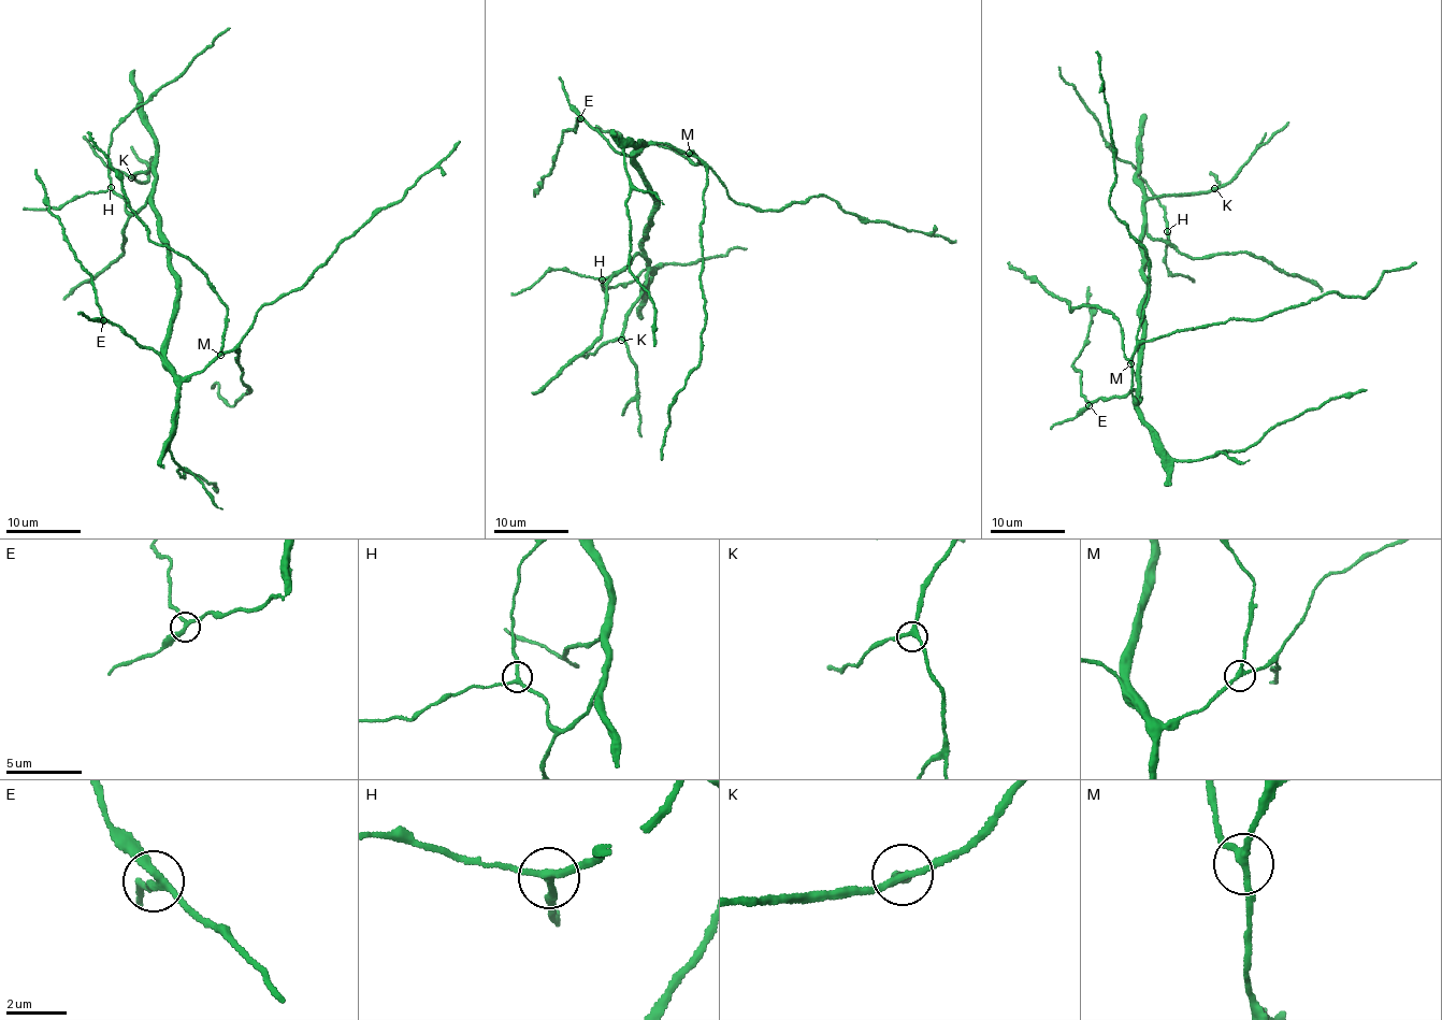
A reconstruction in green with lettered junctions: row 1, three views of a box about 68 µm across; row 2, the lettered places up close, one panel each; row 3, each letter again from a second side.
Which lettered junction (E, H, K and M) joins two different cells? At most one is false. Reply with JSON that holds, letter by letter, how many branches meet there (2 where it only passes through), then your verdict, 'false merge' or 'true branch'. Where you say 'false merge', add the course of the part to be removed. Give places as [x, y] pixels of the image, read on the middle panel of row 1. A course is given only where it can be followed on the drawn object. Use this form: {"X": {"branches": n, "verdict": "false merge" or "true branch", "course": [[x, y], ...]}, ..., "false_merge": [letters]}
{"E": {"branches": 3, "verdict": "true branch"}, "H": {"branches": 3, "verdict": "true branch"}, "K": {"branches": 3, "verdict": "true branch"}, "M": {"branches": 3, "verdict": "true branch"}, "false_merge": []}

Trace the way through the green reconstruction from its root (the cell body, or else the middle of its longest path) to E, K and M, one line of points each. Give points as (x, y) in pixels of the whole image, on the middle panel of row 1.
E: (640, 174), (637, 164), (620, 154), (604, 135), (580, 118)
K: (640, 174), (657, 207), (646, 230), (648, 239), (643, 244), (649, 271), (621, 340)
M: (640, 174), (633, 154), (650, 143), (665, 143), (689, 153)

